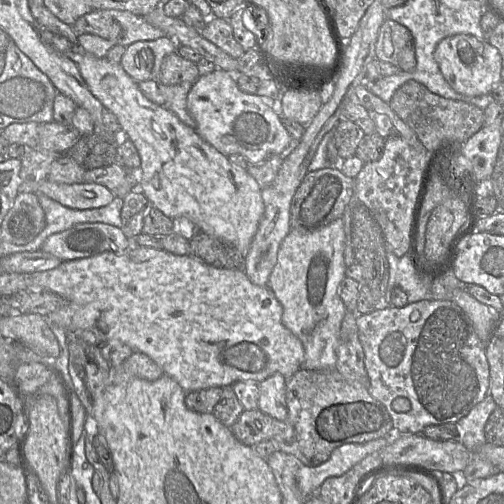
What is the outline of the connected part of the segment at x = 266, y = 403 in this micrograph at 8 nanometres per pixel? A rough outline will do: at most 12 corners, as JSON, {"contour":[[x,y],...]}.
{"contour":[[286,378],[259,382],[258,409],[279,421],[288,417]]}

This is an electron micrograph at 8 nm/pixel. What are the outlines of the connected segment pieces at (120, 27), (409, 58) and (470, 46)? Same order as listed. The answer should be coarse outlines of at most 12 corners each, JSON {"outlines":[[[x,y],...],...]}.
{"outlines":[[[92,10],[72,25],[114,44],[156,40],[165,33],[142,16]],[[386,19],[376,59],[402,71],[416,69],[409,29]],[[473,35],[442,39],[434,57],[459,94],[502,81],[498,49]]]}

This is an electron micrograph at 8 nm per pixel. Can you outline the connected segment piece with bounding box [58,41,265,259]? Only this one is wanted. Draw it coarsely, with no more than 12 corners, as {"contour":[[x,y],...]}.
{"contour":[[69,41],[140,156],[137,189],[245,259],[265,209],[247,170]]}

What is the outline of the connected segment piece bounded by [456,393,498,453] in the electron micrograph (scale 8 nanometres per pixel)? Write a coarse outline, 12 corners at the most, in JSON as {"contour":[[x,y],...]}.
{"contour":[[491,394],[458,422],[459,441],[472,453],[498,407]]}

